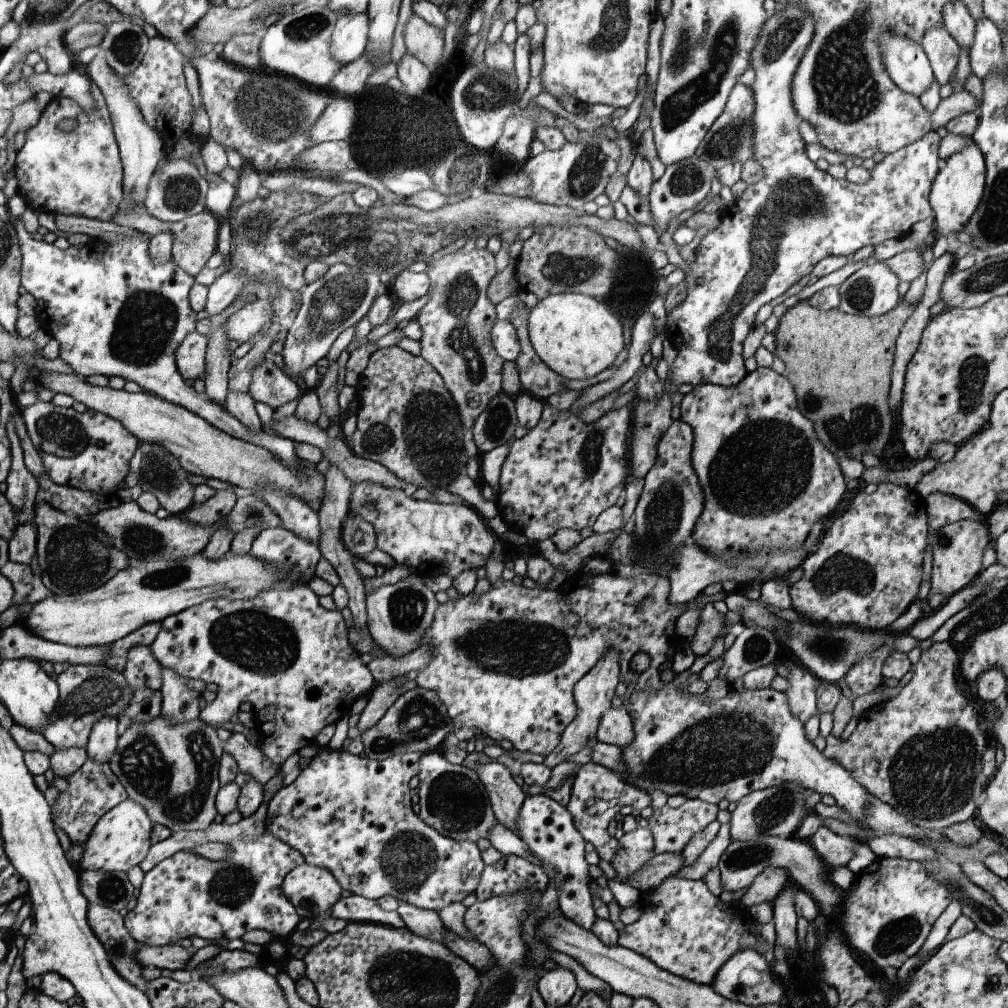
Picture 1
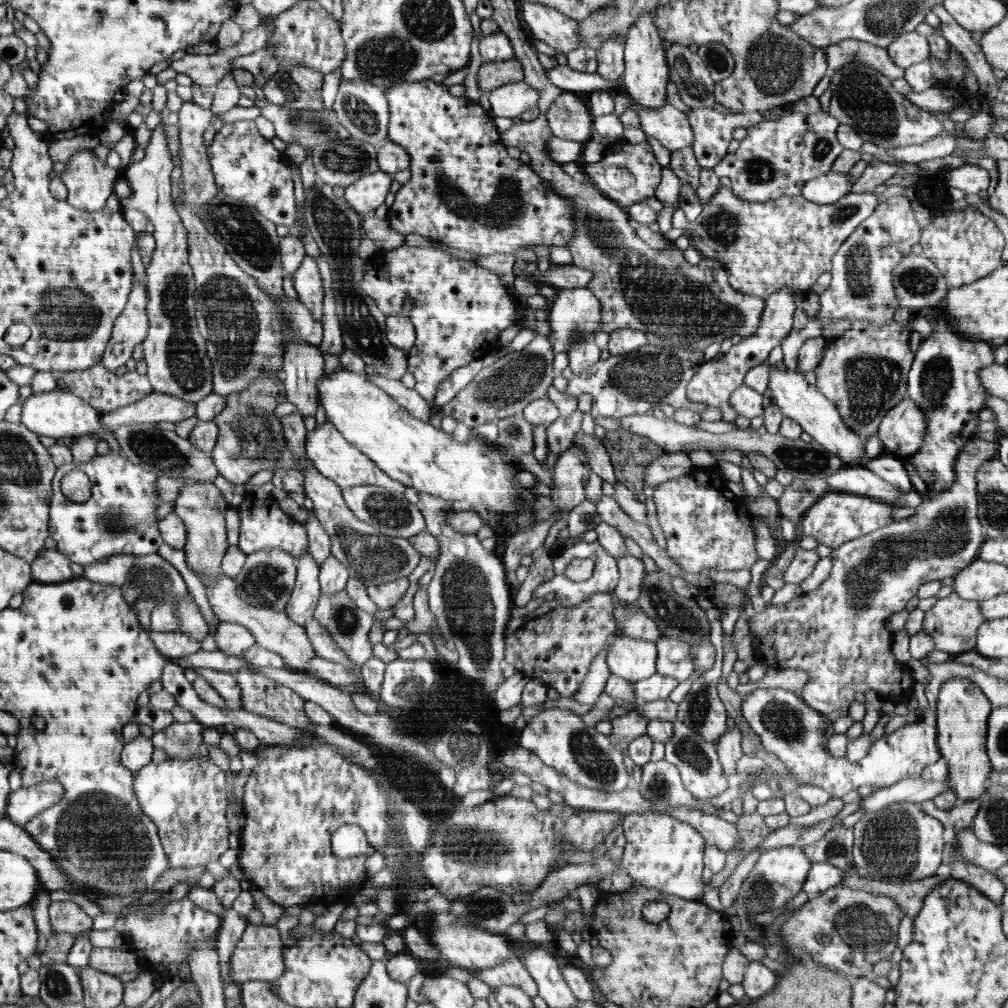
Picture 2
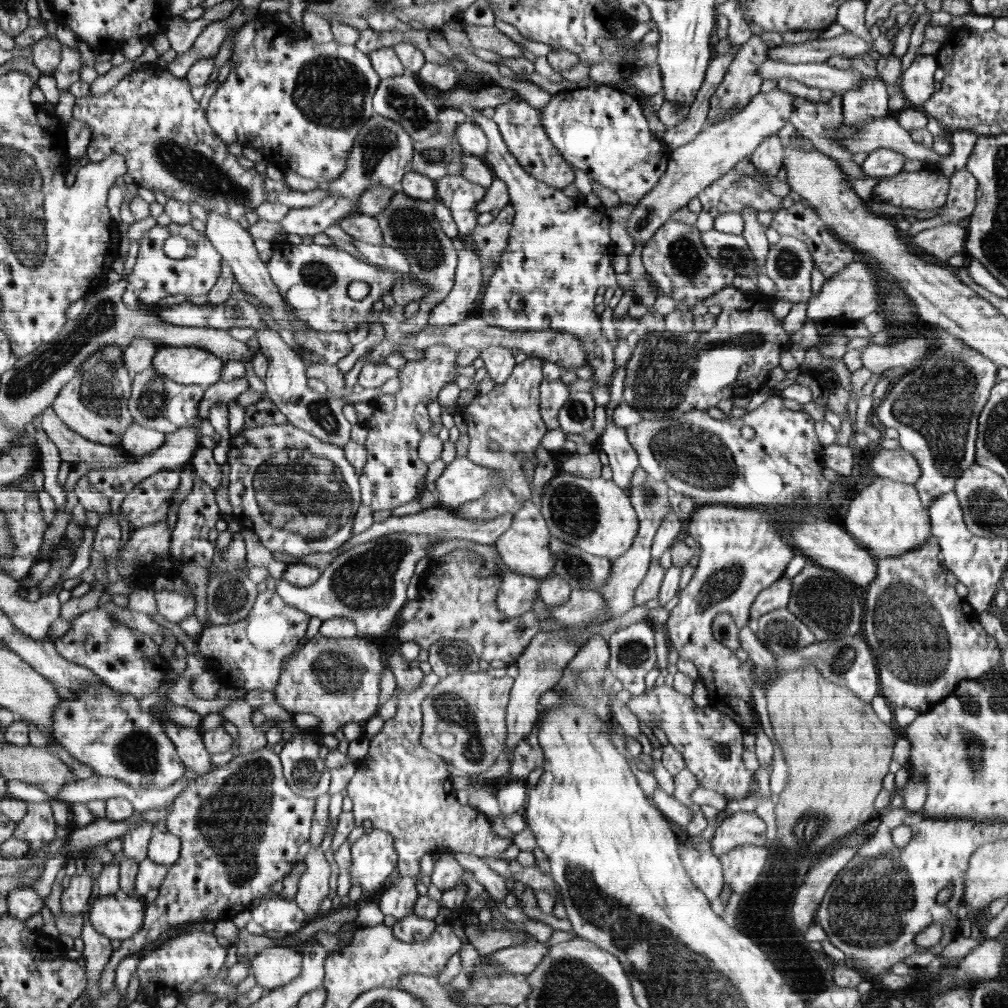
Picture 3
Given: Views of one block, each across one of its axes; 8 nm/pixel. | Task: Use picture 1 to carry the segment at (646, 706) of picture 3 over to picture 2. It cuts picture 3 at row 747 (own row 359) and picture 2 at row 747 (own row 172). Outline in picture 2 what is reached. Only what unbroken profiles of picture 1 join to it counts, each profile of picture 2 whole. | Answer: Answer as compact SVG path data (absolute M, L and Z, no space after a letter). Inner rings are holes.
M783 688L756 689L743 697L741 710L748 726L760 737L764 748L784 762L794 779L823 788L832 797L839 799L864 785L888 787L902 779L920 777L927 767L941 757L937 729L921 720L910 722L891 735L884 734L873 742L866 756L857 762L850 762L846 757L832 757L824 743L826 728L833 726L833 722L809 707L794 692Z

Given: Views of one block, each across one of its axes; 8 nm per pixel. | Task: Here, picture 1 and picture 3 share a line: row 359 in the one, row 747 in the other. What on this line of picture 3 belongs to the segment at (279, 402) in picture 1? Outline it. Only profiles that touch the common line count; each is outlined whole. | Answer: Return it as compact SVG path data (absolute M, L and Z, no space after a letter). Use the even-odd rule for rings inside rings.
M266 745L259 750L234 756L227 765L190 781L187 788L178 794L166 816L166 826L168 831L180 837L182 856L178 862L167 867L167 875L158 888L157 898L154 903L147 904L145 926L132 938L123 940L121 947L113 952L102 972L102 995L114 986L116 967L126 956L143 950L148 942L155 942L171 928L198 921L232 920L234 914L242 912L254 898L264 896L274 882L284 880L292 872L298 846L310 836L314 799L308 802L300 798L300 804L296 806L296 794L288 786L277 748Z

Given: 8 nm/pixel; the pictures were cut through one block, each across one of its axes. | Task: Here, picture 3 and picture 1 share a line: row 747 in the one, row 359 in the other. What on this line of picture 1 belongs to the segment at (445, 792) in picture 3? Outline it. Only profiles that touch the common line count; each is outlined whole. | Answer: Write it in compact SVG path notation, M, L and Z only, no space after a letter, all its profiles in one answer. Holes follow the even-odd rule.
M398 345L376 350L365 370L359 374L356 389L348 394L353 394L358 401L356 432L348 441L354 454L380 462L400 480L406 480L411 489L426 488L432 493L438 488L448 488L458 474L466 472L465 467L471 457L462 445L464 428L455 399L442 375L421 355L415 356Z

